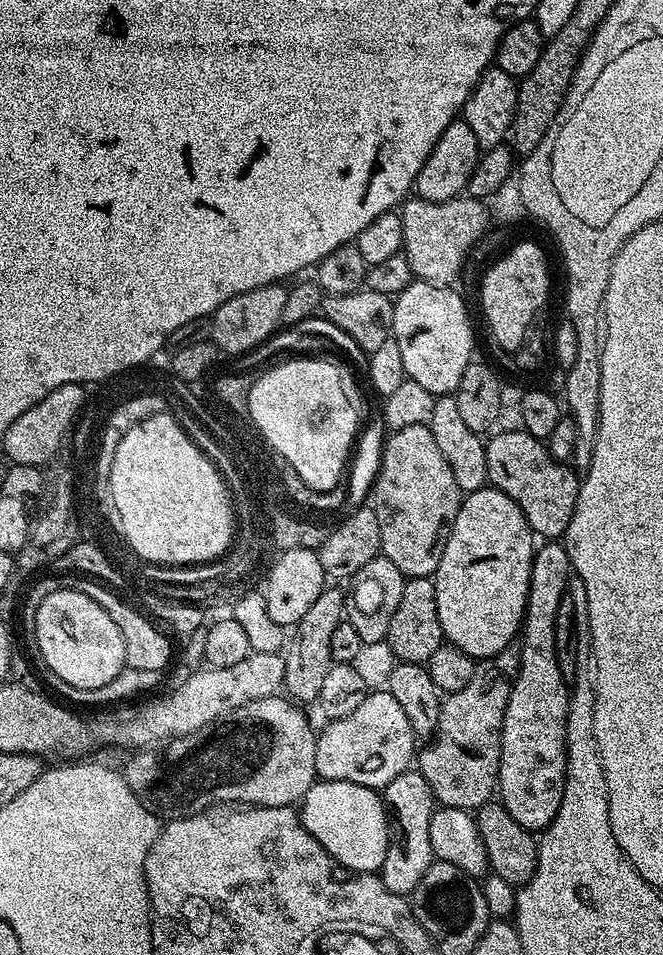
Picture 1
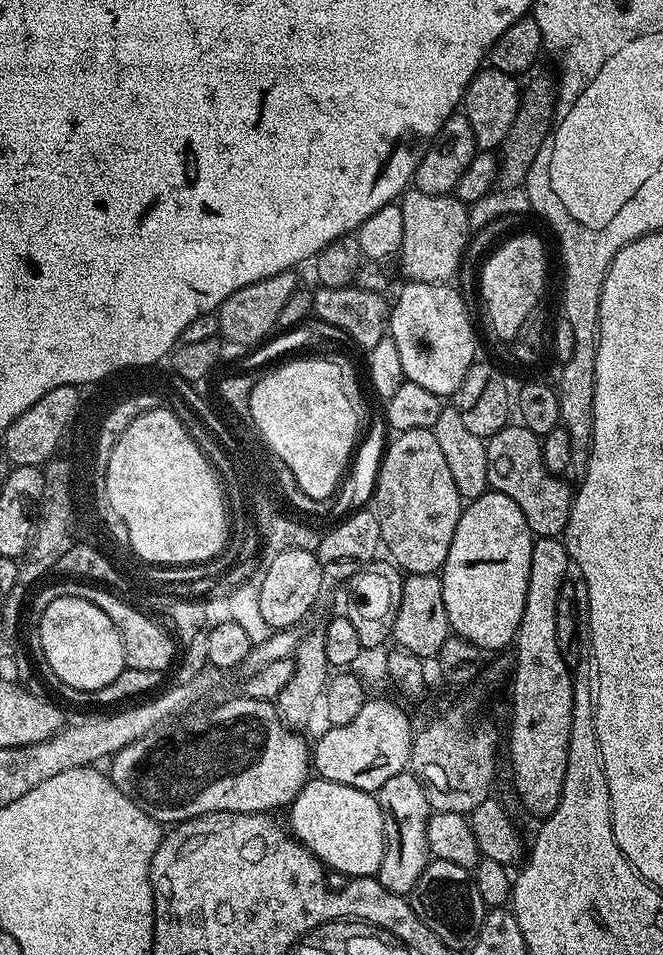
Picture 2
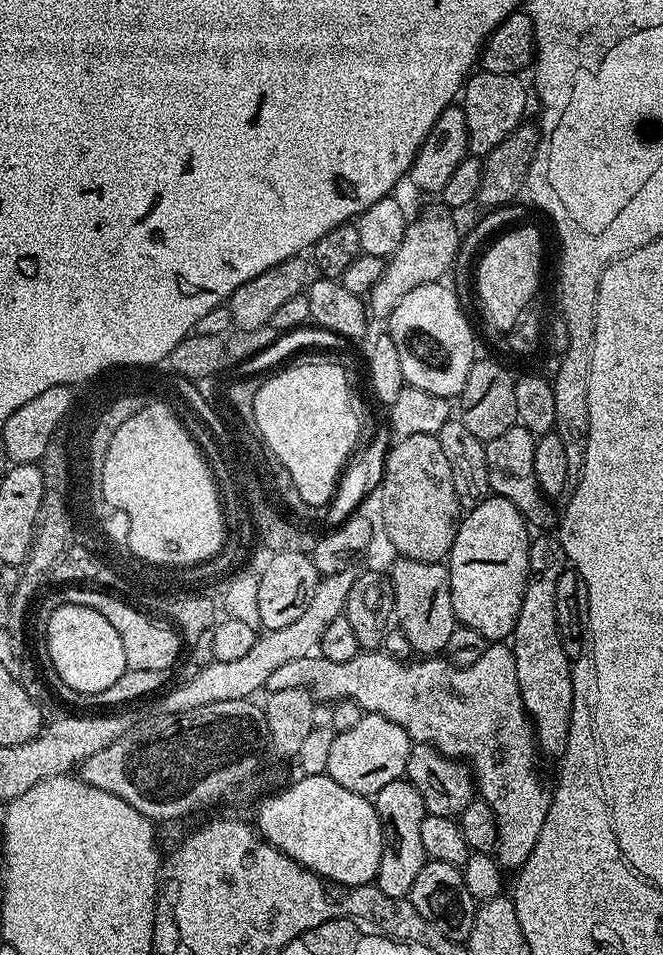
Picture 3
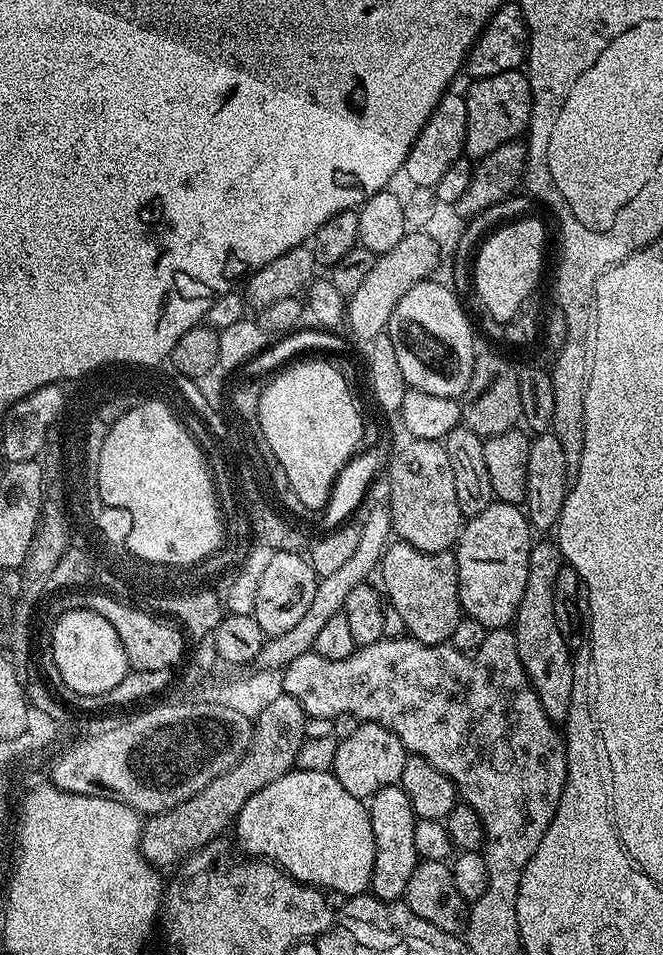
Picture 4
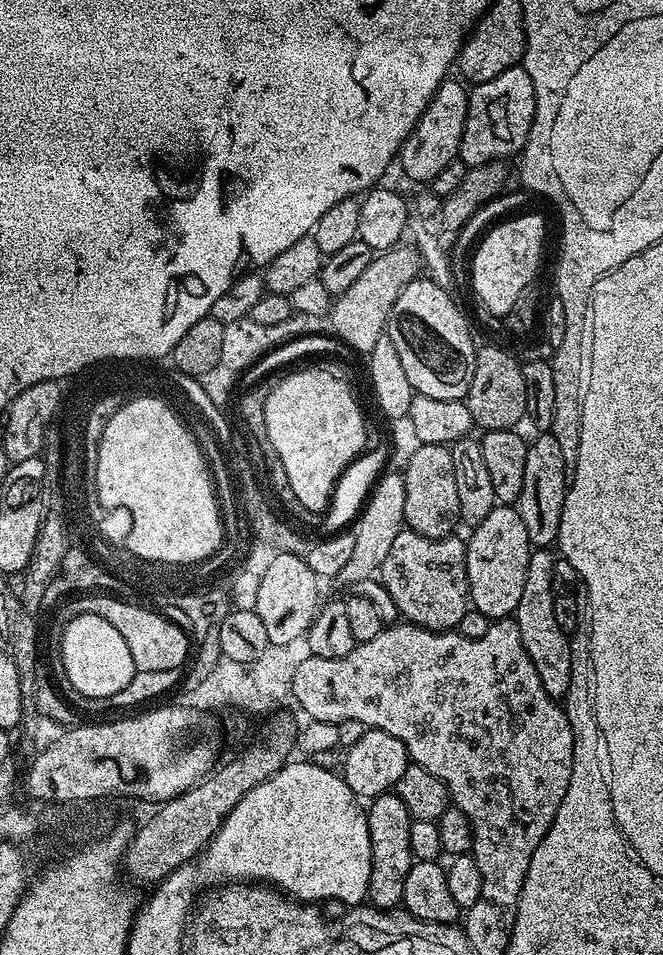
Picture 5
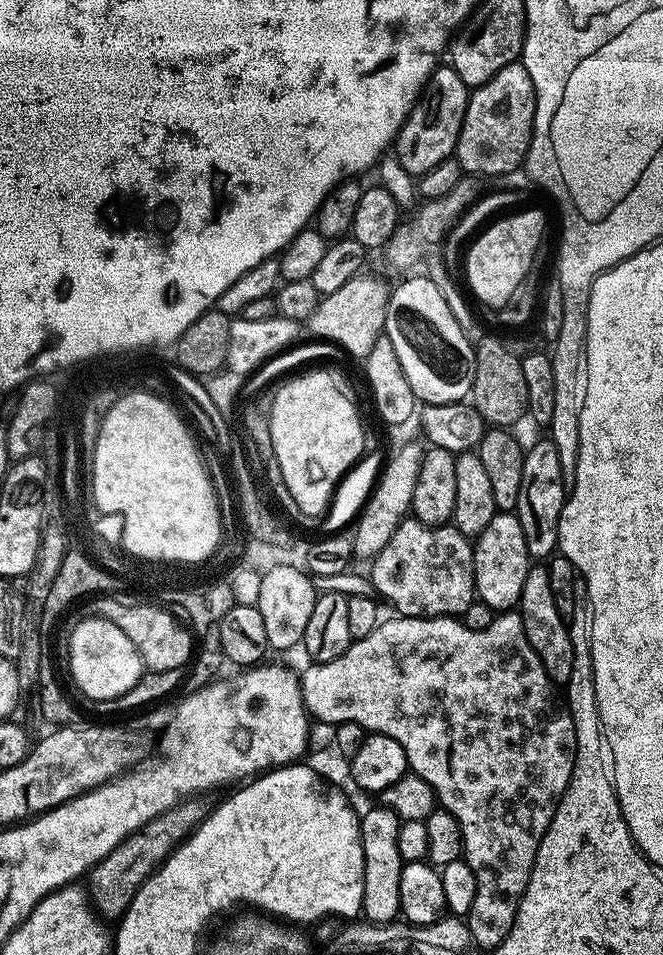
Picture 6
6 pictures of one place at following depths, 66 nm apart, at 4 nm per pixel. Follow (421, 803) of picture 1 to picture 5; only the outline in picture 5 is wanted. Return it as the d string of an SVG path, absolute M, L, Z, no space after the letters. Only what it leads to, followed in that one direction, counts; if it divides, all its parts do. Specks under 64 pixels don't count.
M395 791L383 792L381 796L371 797L367 805L368 829L370 830L370 886L368 887L367 903L373 908L400 908L404 903L404 891L406 890L406 874L410 874L414 857L410 850L410 826L412 815L406 810L406 802L398 798Z

